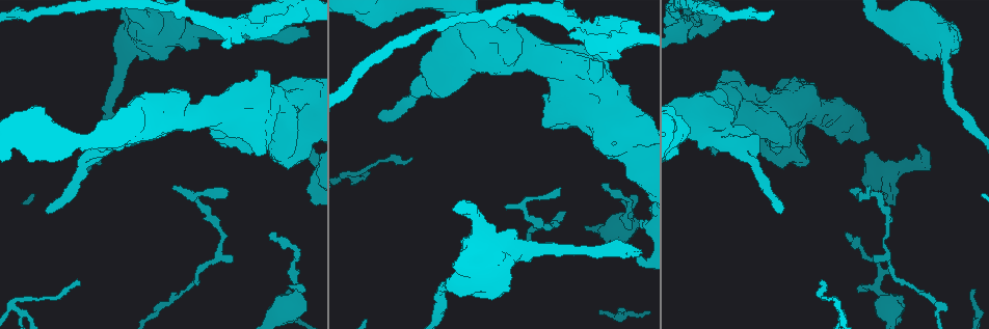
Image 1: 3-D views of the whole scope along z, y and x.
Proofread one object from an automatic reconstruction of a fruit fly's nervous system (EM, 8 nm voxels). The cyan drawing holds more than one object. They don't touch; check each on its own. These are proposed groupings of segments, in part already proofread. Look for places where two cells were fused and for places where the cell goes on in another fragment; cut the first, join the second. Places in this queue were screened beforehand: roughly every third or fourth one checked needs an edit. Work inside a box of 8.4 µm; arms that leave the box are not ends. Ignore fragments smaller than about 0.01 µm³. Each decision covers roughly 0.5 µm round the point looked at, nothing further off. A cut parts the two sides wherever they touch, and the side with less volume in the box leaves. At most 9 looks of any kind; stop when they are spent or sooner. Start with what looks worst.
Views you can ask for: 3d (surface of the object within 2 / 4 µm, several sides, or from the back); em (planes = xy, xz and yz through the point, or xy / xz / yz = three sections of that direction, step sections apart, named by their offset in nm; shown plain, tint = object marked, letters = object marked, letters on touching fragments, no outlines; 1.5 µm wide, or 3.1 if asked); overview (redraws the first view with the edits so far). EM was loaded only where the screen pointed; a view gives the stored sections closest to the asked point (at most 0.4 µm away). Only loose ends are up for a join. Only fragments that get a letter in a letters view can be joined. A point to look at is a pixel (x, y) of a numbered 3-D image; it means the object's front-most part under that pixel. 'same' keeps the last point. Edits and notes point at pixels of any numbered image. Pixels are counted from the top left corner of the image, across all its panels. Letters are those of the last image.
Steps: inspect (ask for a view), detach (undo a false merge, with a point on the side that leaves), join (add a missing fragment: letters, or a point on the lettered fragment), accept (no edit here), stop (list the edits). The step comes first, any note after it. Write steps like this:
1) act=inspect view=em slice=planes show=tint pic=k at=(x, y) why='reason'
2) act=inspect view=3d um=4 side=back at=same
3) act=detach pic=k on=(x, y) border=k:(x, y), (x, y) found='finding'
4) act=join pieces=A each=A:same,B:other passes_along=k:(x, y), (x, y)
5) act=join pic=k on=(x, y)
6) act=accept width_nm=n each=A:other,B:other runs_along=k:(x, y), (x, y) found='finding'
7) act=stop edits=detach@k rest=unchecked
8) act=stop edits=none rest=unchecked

act=inspect view=3d um=2 pic=1 at=(305, 30) why='free end'

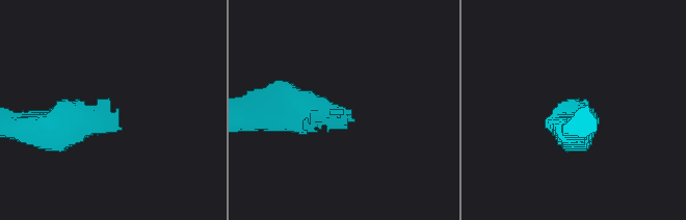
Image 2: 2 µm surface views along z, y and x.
act=inspect view=em slice=planes show=letters pic=2 at=(108, 103)

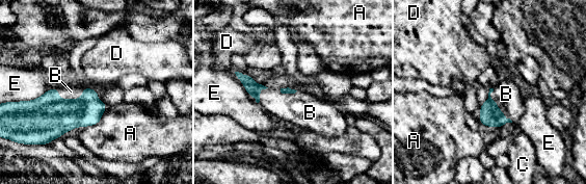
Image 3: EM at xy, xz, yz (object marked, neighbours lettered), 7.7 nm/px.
act=join pieces=B each=A:other,B:same,C:other,D:other,E:other passes_along=3:(46, 119), (71, 98), (71, 92) found='it goes on there'

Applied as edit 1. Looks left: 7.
act=inspect view=3d um=2 pic=1 at=(306, 189) why='free end'

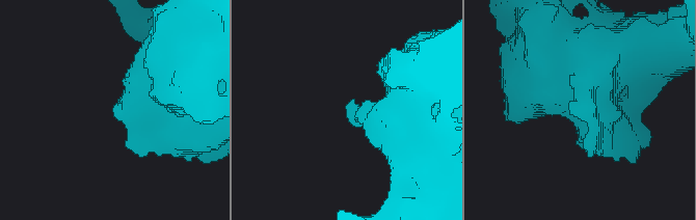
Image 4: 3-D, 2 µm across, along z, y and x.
act=inspect view=em slice=xz step=4 show=letters pic=4 at=(114, 112) why='now the EM'

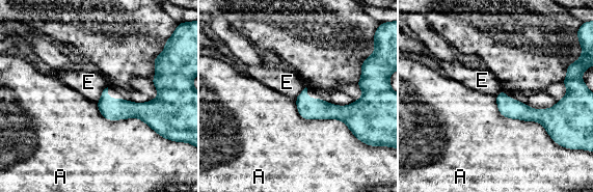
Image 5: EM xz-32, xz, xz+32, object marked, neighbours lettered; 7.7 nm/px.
act=inspect view=em slice=planes show=letters at=same why='cut it another way'

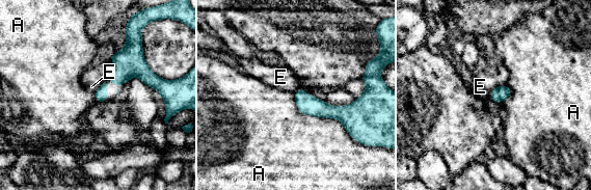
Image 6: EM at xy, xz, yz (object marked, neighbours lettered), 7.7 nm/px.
act=accept each=A:other,E:other border=6:(293, 93), (353, 139) found='no lettered fragment goes on from it'

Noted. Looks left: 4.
act=inspect view=em slice=xy step=8 show=plain pic=1 at=(871, 188) why='thin end'

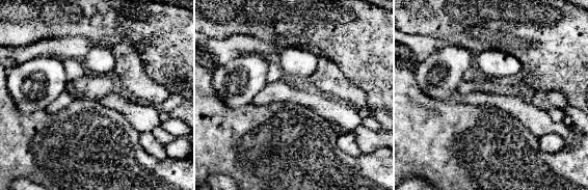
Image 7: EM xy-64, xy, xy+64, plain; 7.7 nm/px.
act=inspect view=em slice=xy step=8 show=letters at=same why='see the neighbours'

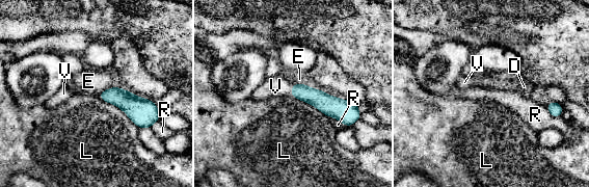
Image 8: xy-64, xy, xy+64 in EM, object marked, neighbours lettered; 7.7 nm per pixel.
act=join pieces=V longest_contact=L:400nm each=D:other,E:other,L:other,R:other,V:same passes_along=8:(320, 100), (291, 89), (275, 86) found='it goes on there'

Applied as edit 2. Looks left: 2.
act=stop edits=join@3,join@8 rest=unchecked

